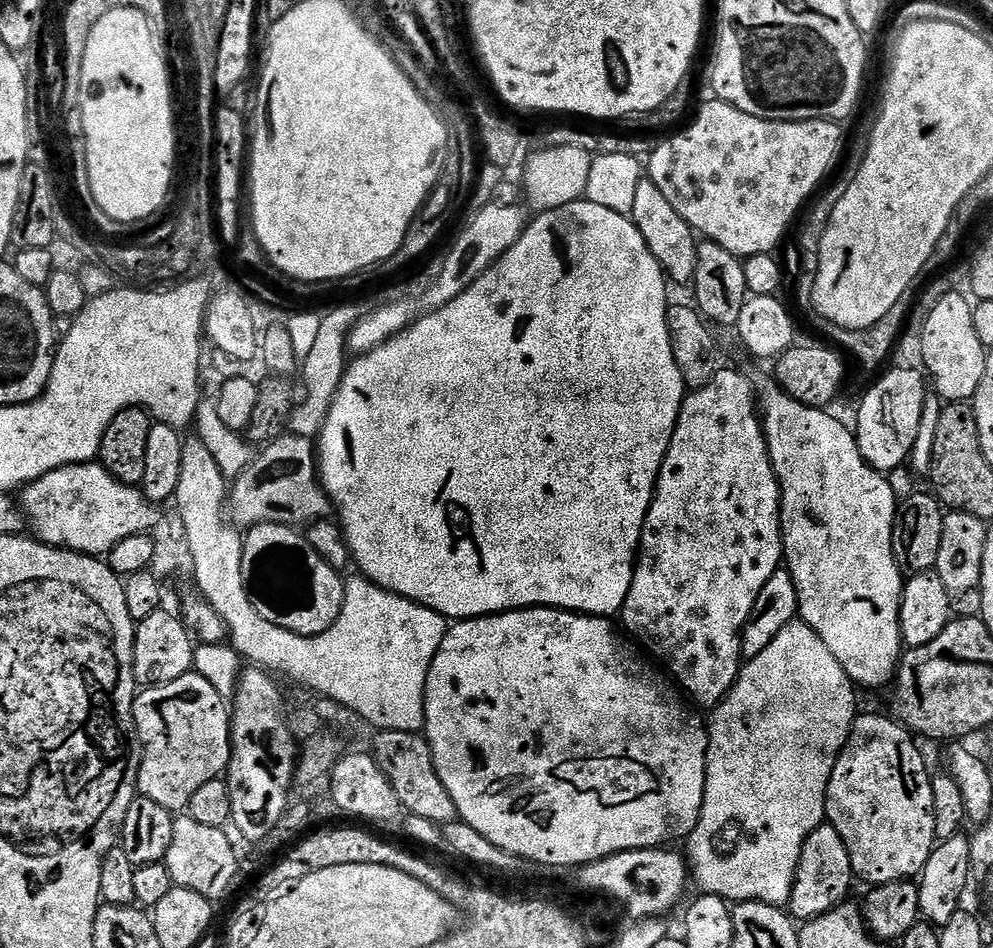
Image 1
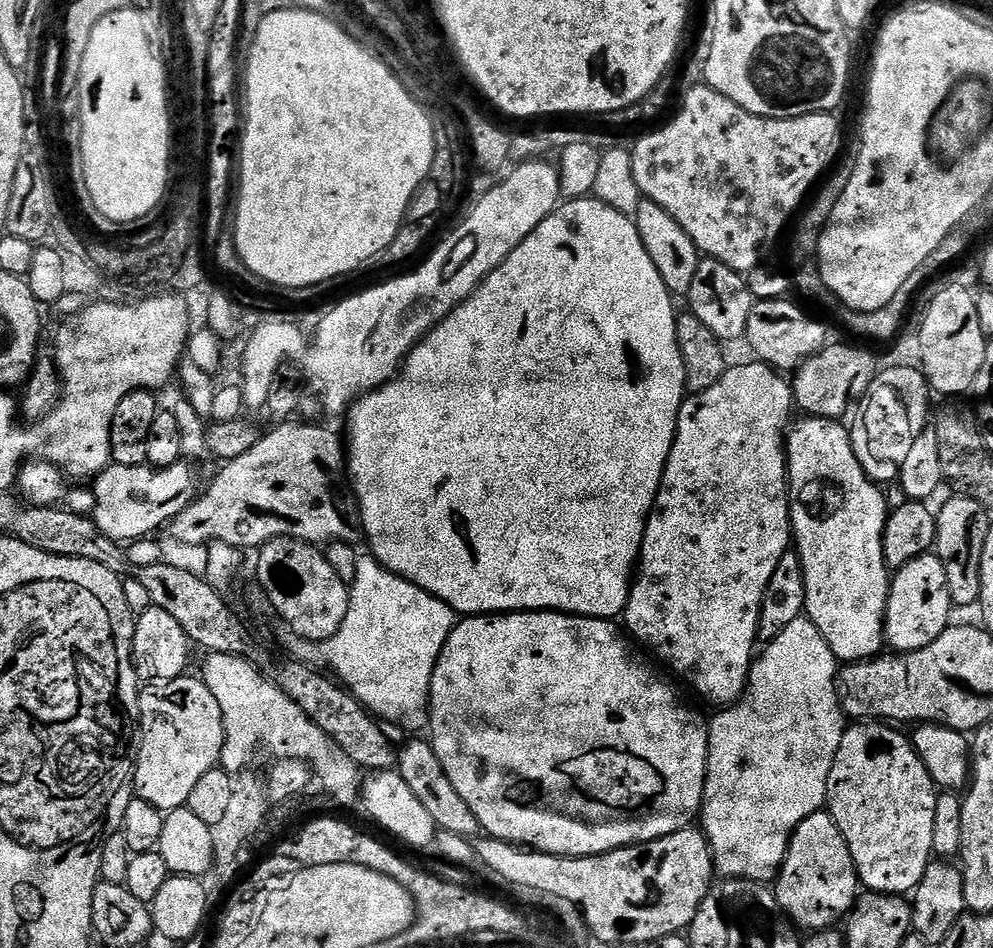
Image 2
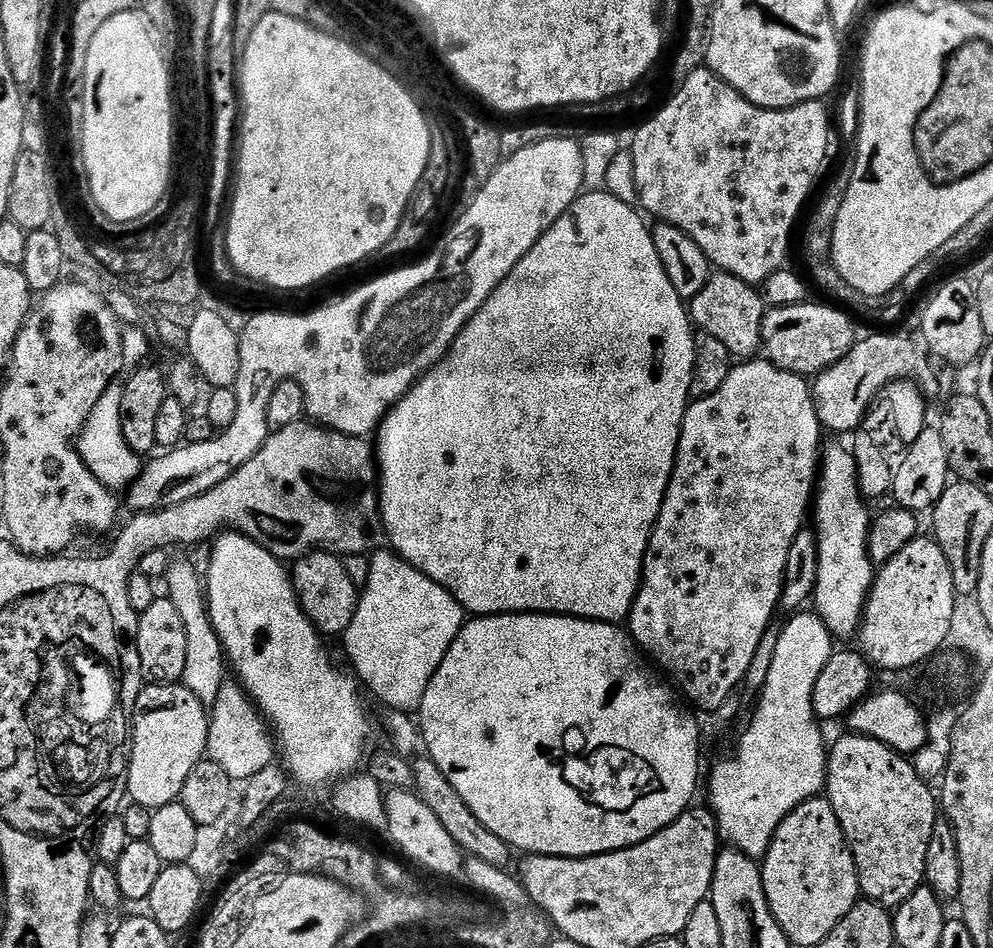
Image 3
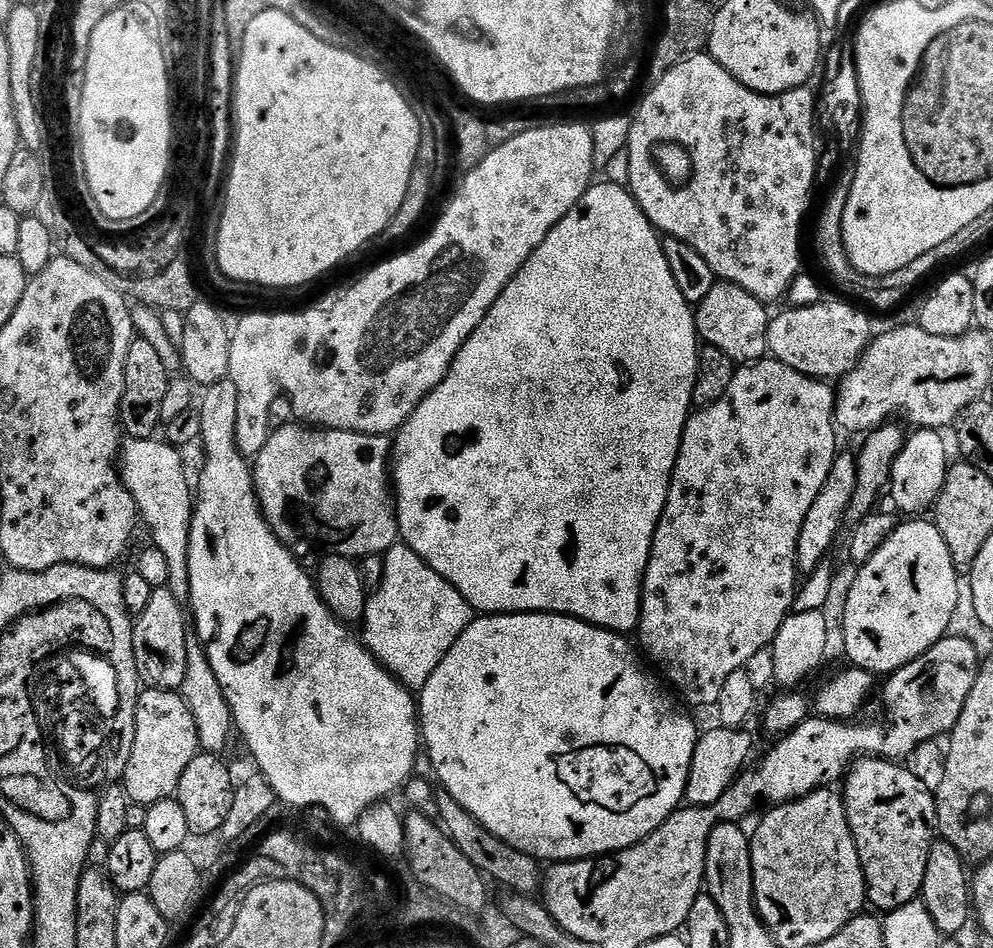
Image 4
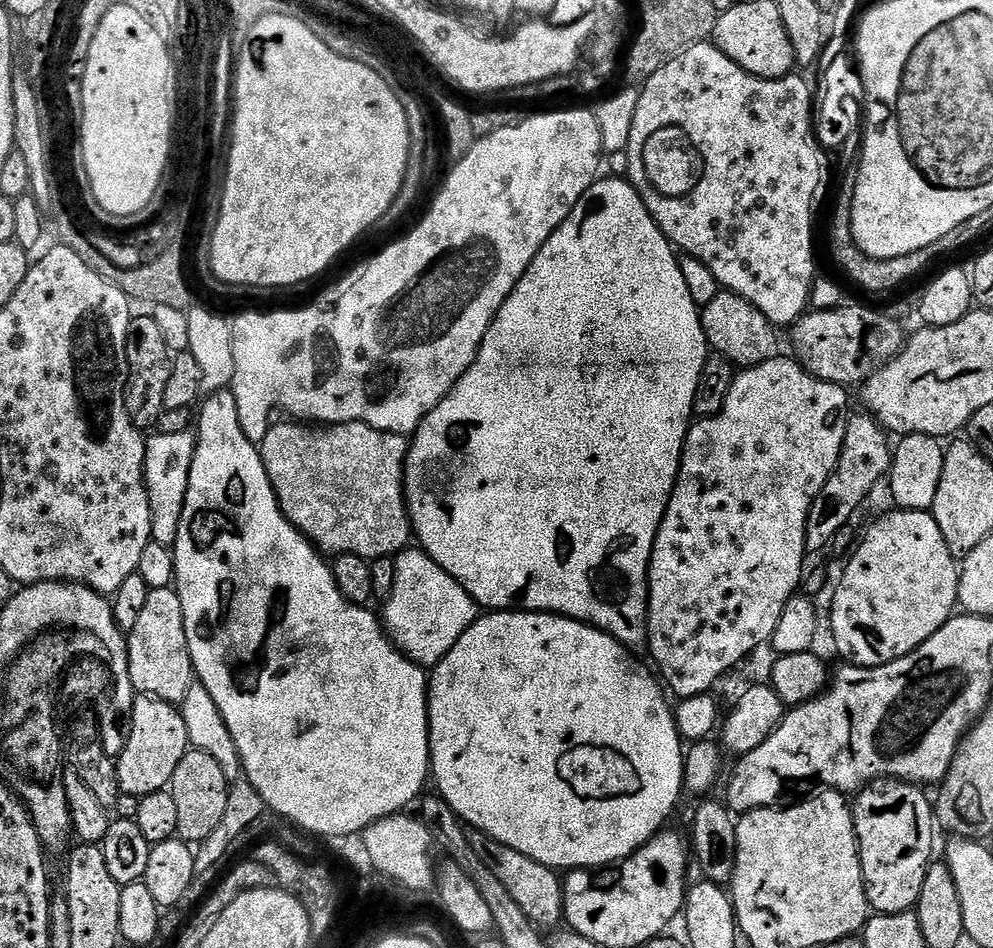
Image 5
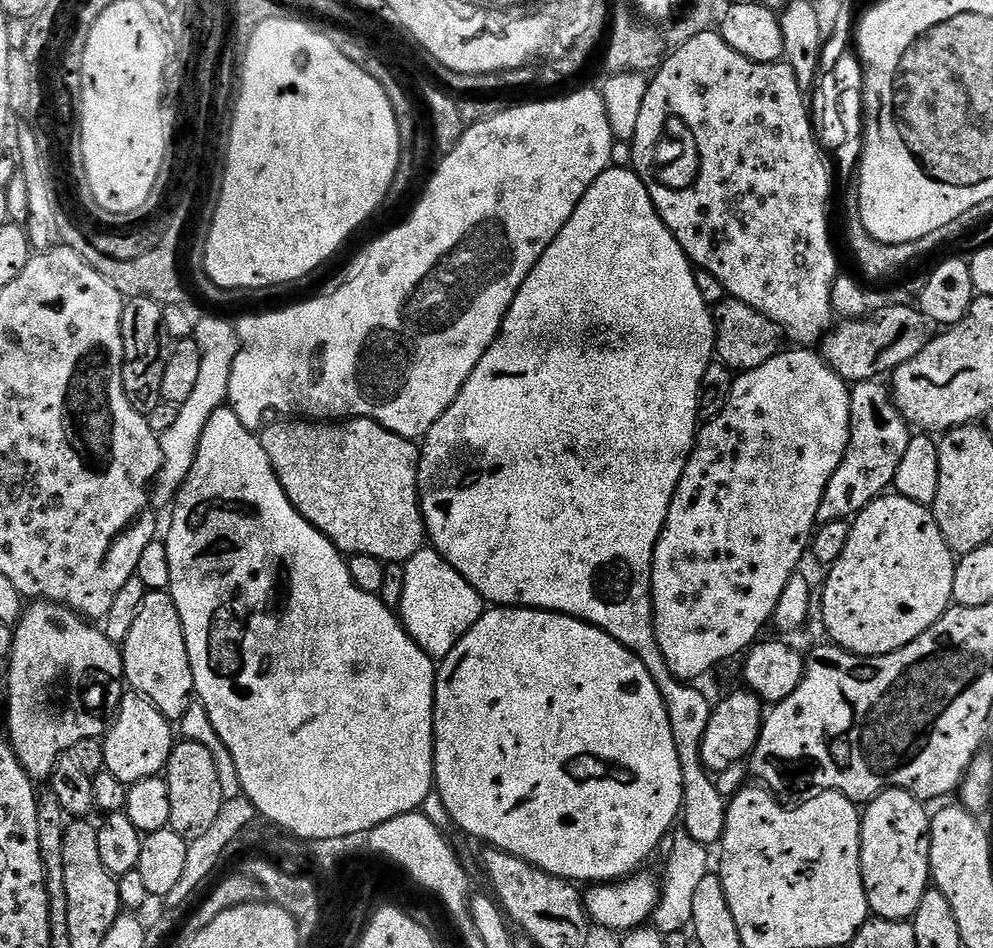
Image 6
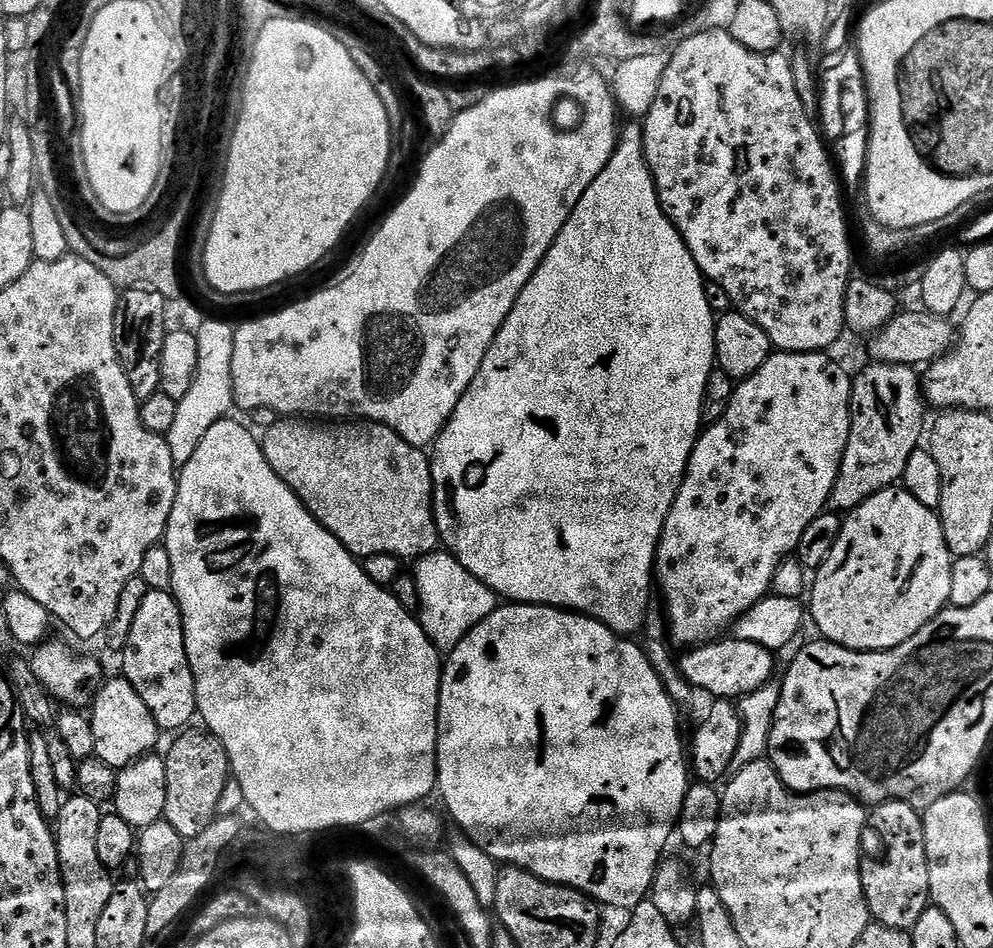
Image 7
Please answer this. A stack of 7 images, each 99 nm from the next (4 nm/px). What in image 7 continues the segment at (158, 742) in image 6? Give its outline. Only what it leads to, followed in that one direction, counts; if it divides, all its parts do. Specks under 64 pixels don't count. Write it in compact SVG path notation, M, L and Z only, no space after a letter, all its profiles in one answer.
M123 678L105 679L96 691L96 699L90 705L90 721L94 734L94 752L106 766L122 769L130 766L141 756L149 755L156 744L156 739L162 736L160 728L154 722L154 714L142 702L138 690L130 681Z

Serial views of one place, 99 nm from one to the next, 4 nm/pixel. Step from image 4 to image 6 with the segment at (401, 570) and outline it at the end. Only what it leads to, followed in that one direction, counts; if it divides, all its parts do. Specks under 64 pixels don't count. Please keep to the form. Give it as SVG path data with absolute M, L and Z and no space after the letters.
M431 546L420 548L418 554L405 560L403 565L406 587L402 590L398 609L399 623L407 639L409 636L426 655L433 656L433 661L444 660L450 650L458 646L460 639L483 618L486 602L478 590L474 590L474 586L470 586L470 582L466 582L466 578L462 578L462 574L458 574L458 570L454 570L454 566L450 566L450 562L446 562L446 558Z

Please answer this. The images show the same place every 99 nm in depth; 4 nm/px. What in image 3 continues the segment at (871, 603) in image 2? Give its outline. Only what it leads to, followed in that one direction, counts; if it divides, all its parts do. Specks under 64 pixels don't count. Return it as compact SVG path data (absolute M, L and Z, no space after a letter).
M840 444L823 449L818 465L818 487L814 492L814 531L818 542L818 582L814 611L824 619L833 637L855 637L864 619L864 607L872 590L874 565L868 557L870 511L860 493L856 457Z

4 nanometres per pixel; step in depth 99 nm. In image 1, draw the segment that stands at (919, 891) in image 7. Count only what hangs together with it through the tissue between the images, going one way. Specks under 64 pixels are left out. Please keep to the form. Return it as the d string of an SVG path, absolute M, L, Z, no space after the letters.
M860 714L853 720L850 738L836 757L836 765L830 774L824 803L827 823L832 824L834 830L842 834L842 842L846 842L853 877L857 881L865 880L868 886L919 877L938 843L934 826L933 773L928 772L928 764L915 744L913 733L888 716Z

